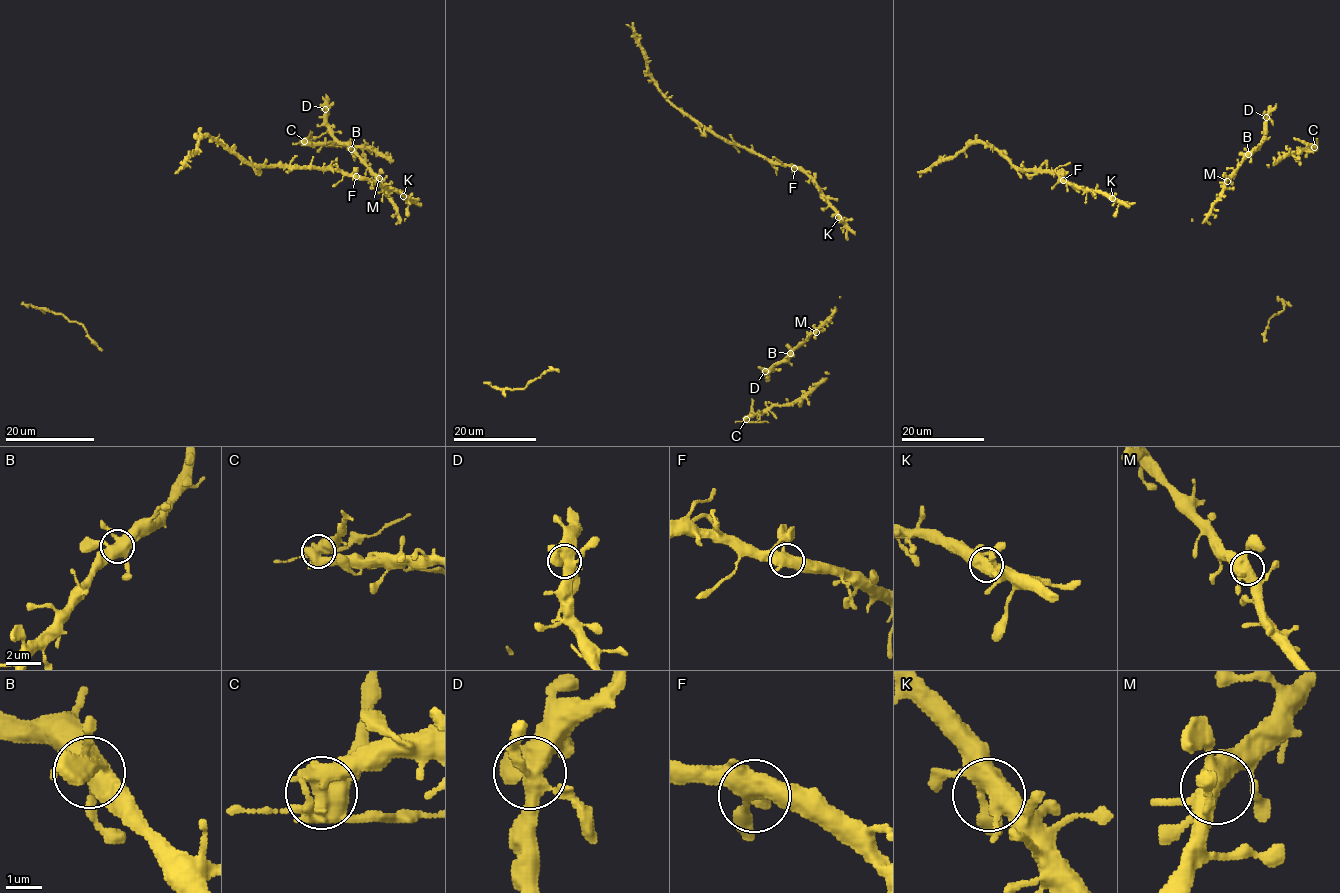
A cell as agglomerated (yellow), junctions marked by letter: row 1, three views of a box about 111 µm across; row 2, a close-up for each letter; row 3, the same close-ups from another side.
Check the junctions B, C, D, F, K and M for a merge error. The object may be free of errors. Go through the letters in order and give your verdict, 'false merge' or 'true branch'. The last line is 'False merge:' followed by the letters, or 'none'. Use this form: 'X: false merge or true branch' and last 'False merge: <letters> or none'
B: true branch
C: false merge
D: true branch
F: true branch
K: true branch
M: true branch
False merge: C

